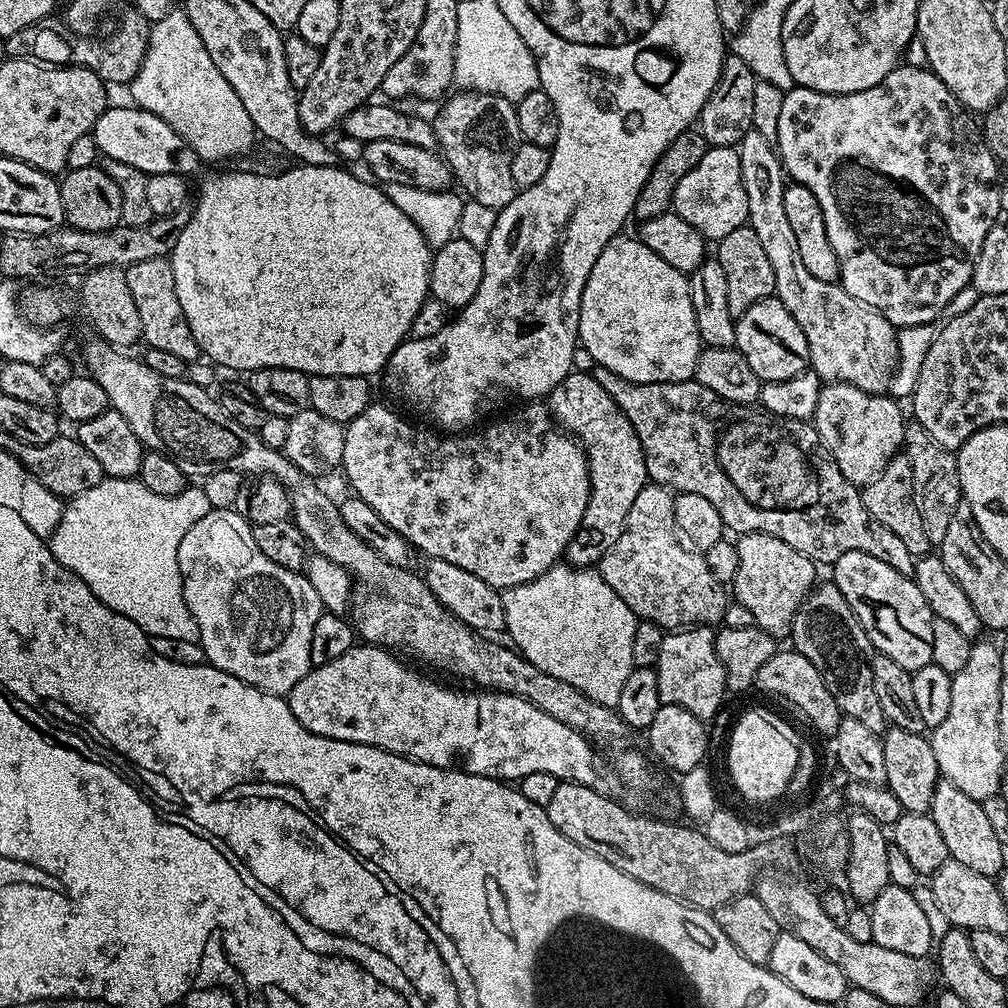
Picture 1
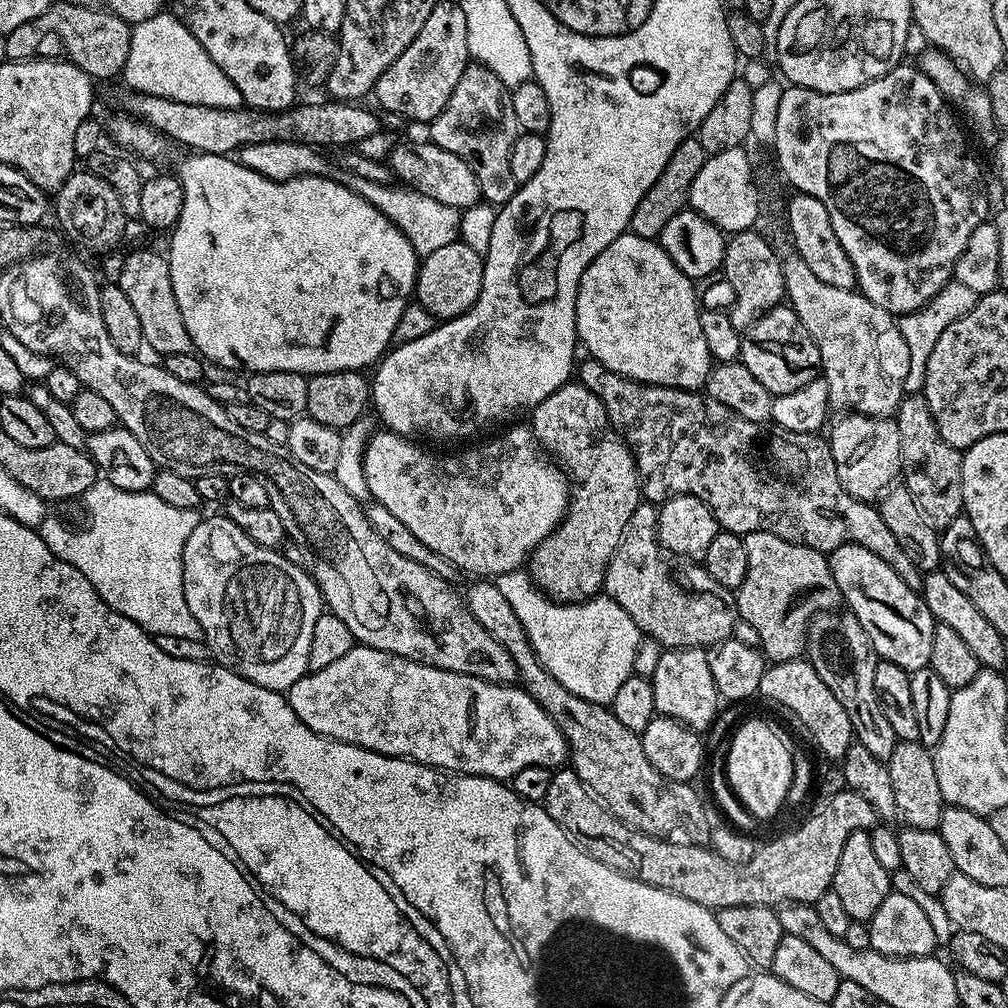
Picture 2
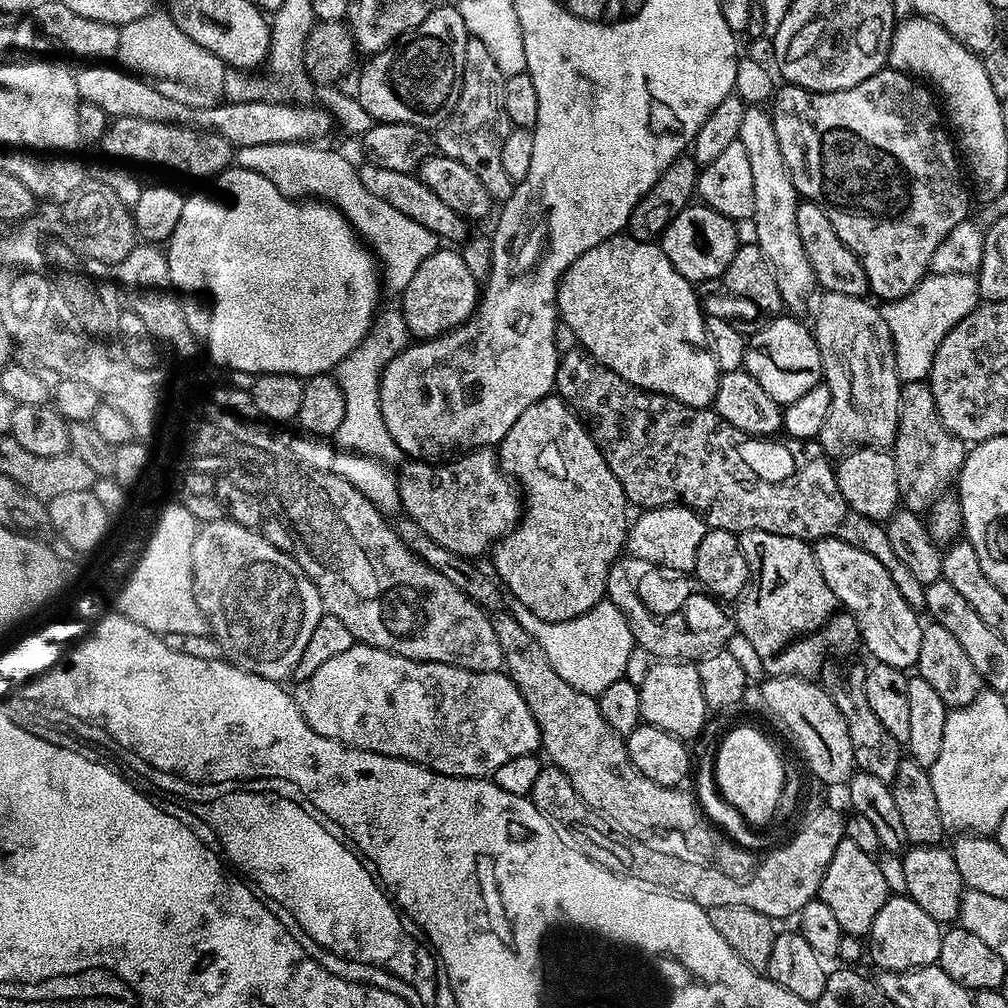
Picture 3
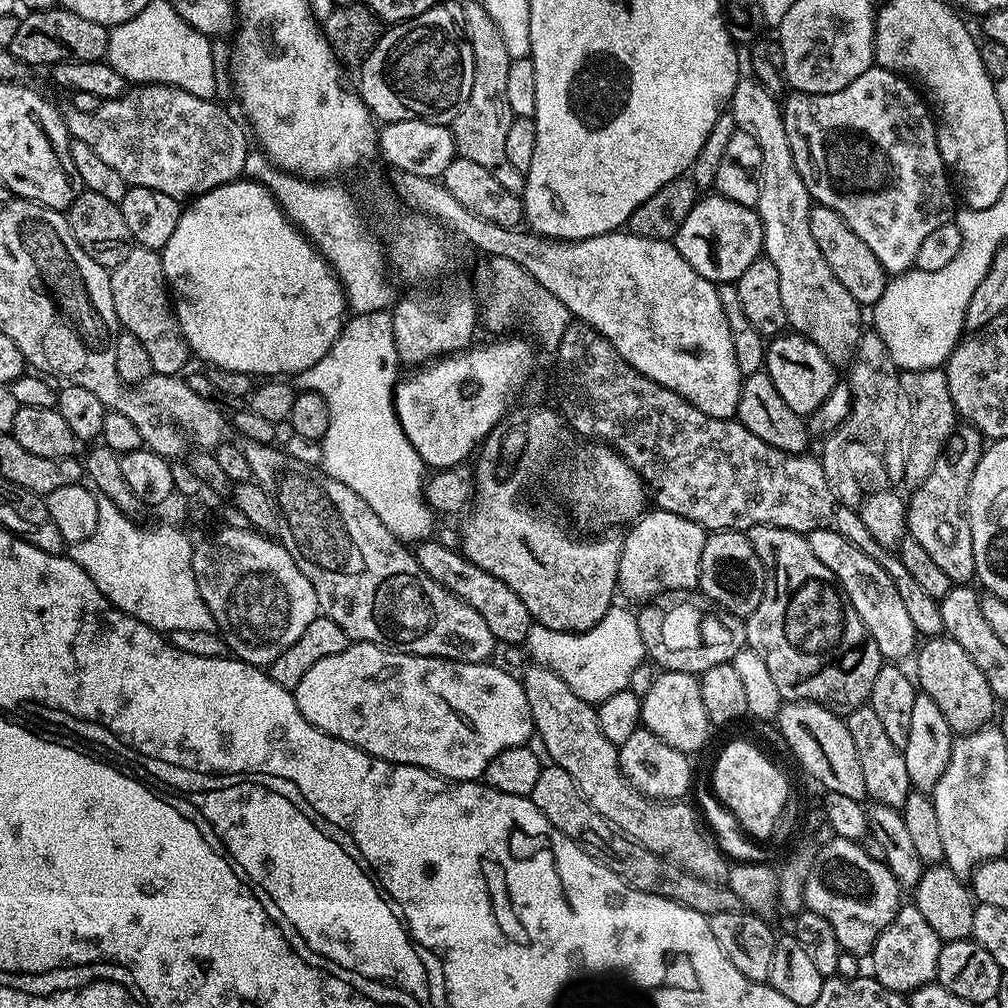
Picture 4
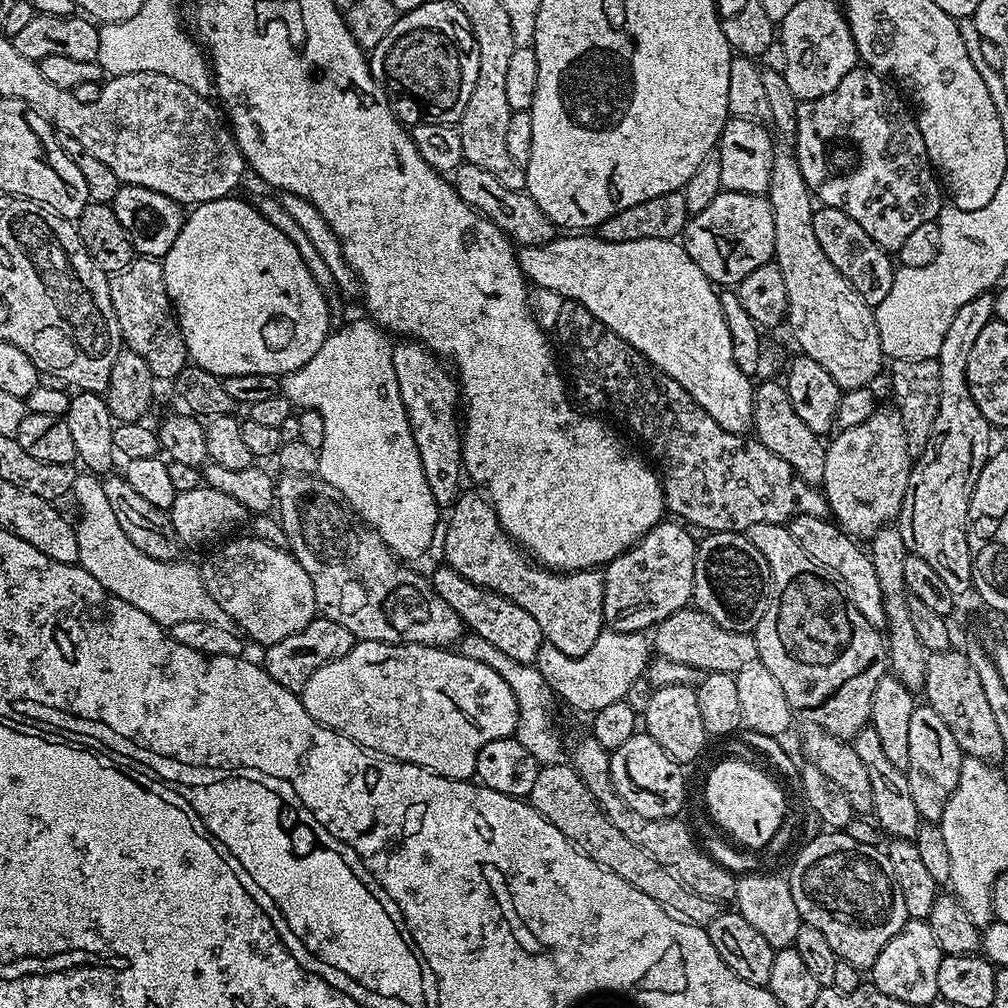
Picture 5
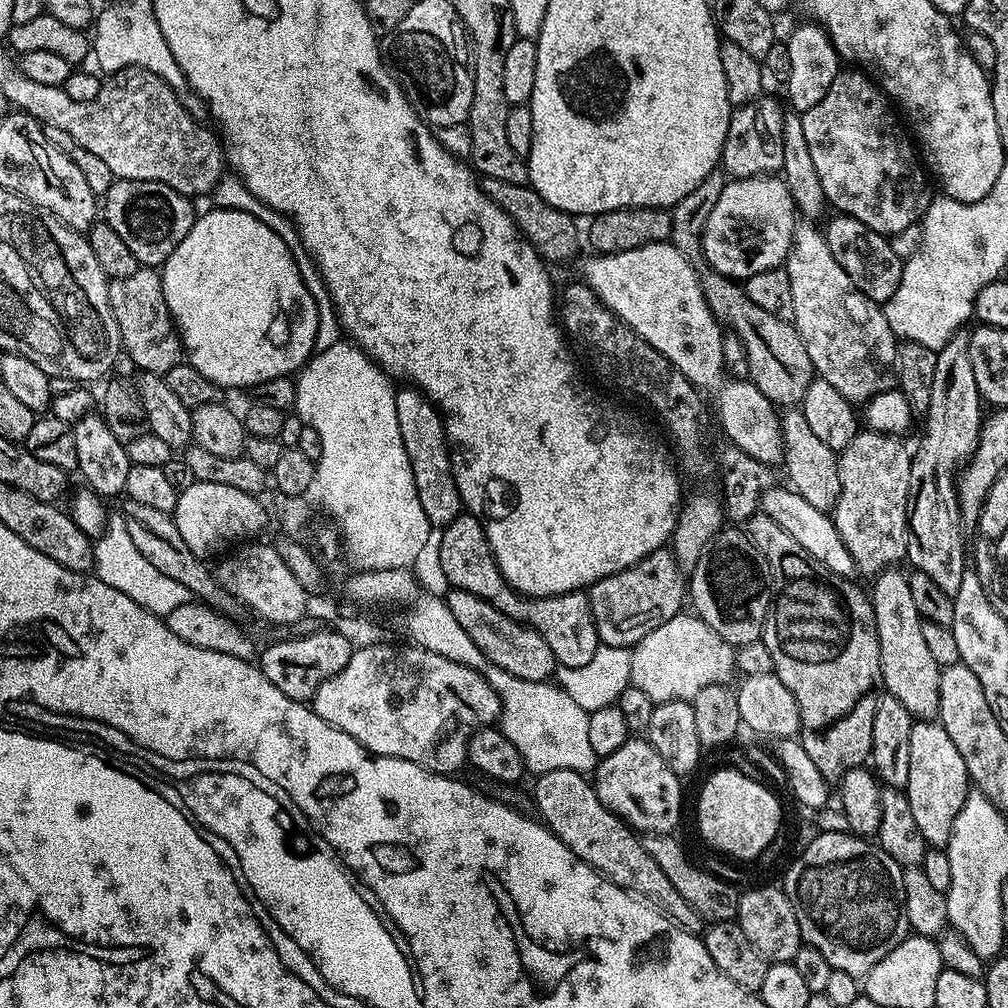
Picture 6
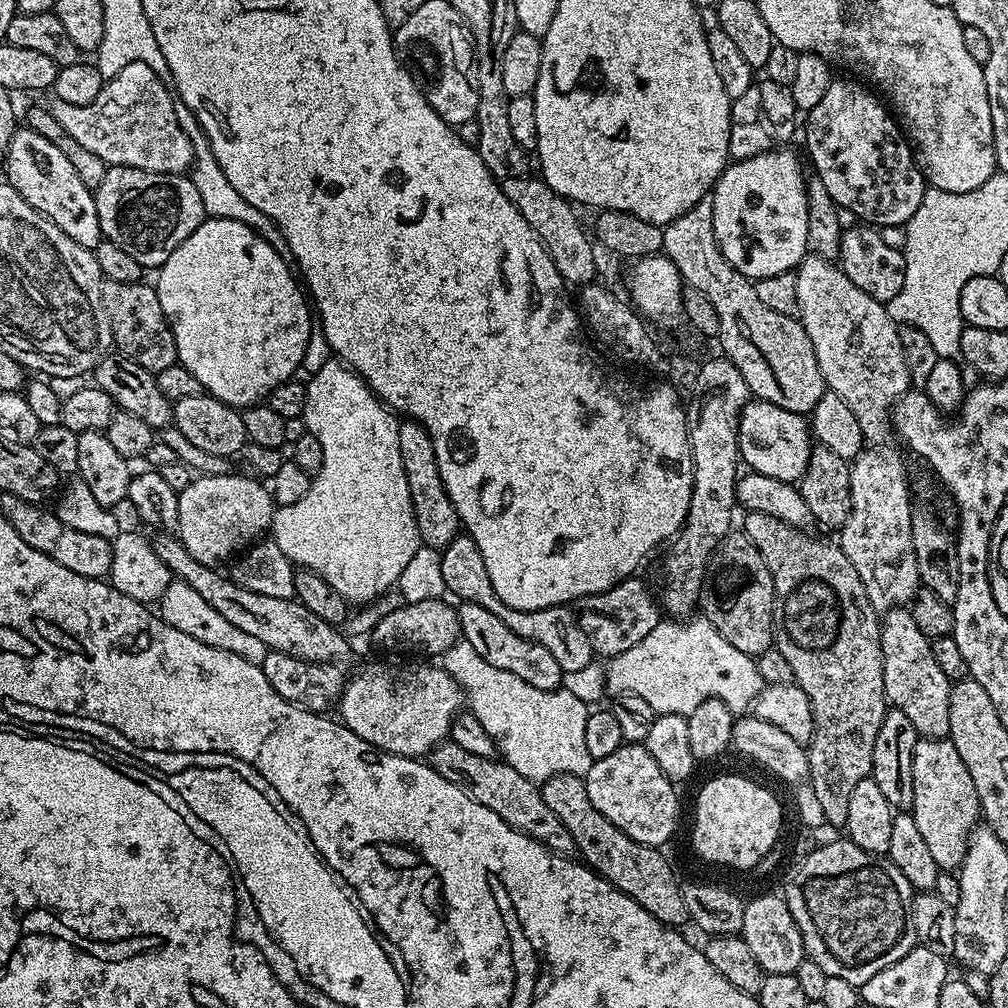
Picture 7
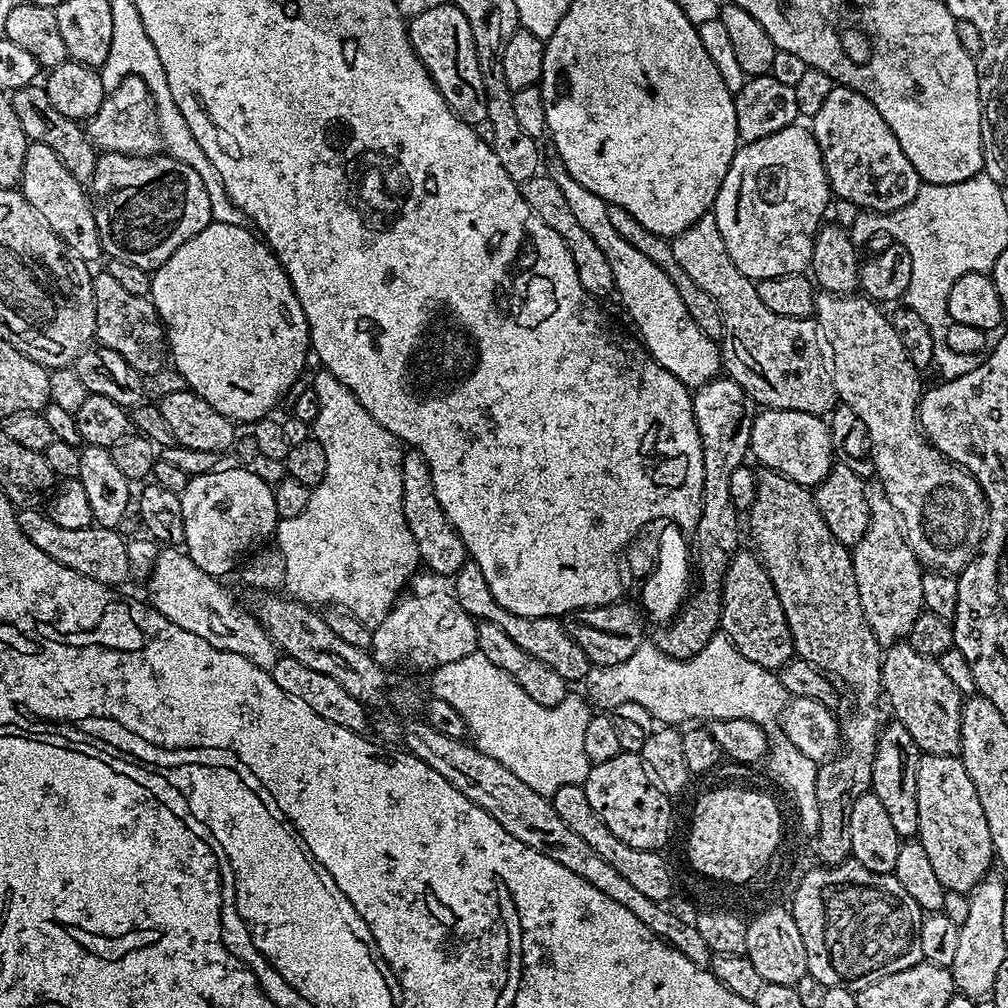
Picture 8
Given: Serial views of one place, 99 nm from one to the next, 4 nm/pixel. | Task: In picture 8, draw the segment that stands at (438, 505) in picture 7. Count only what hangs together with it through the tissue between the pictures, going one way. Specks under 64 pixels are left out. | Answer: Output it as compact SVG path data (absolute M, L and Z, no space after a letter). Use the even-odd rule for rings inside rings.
M415 450L405 451L402 458L402 514L406 526L410 526L410 534L414 534L420 564L436 576L455 577L456 572L462 570L464 561L469 559L468 551L442 506L438 506L438 494L434 494L434 478L430 478L426 458Z

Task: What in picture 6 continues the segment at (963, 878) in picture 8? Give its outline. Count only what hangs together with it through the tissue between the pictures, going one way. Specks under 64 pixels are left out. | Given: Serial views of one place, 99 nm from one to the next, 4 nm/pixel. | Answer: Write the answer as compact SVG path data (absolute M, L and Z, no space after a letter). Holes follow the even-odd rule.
M916 720L910 730L910 778L906 791L922 838L933 848L944 848L954 830L954 818L958 818L968 797L970 781L962 754L958 754L950 734L936 720Z

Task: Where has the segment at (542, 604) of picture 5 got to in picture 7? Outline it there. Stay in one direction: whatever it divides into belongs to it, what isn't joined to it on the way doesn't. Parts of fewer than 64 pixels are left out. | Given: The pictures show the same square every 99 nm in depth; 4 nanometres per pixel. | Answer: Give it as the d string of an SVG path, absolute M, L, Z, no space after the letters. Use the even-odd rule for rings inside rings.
M461 534L454 538L450 546L444 548L441 553L442 577L449 593L457 596L457 601L474 606L482 606L490 610L497 618L502 618L514 634L521 638L530 638L530 642L538 642L558 661L564 673L570 670L582 670L594 663L594 653L590 638L586 638L586 630L582 630L580 617L571 607L543 608L542 610L514 610L498 598L494 590L494 582L490 582L490 574L486 574L486 562L482 562L482 550L470 539L467 534Z

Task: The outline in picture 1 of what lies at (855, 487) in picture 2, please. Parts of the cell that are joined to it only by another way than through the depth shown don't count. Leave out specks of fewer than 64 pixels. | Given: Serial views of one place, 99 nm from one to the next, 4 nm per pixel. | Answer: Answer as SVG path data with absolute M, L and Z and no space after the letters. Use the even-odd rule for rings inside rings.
M828 382L821 387L811 423L816 425L818 438L850 483L863 486L874 482L874 478L878 478L878 474L882 474L882 470L886 470L888 463L903 449L906 419L903 410L895 403L899 404L891 395L858 390L858 386L850 386L846 382Z

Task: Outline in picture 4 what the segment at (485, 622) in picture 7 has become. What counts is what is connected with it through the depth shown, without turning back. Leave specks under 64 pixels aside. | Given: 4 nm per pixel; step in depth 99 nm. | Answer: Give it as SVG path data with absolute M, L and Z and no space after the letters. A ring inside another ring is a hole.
M439 538L419 541L415 545L414 555L418 566L422 566L422 570L426 570L430 578L434 578L434 582L446 586L450 594L462 598L462 602L474 606L474 610L478 610L478 614L486 618L490 634L501 645L523 645L527 641L528 631L534 623L532 615L528 613L526 606L522 606L522 598L518 598L518 594L514 594L514 590L510 590L506 582L498 582L494 574L486 574L482 566L474 566L474 562L467 560L463 552L450 545L443 545Z

